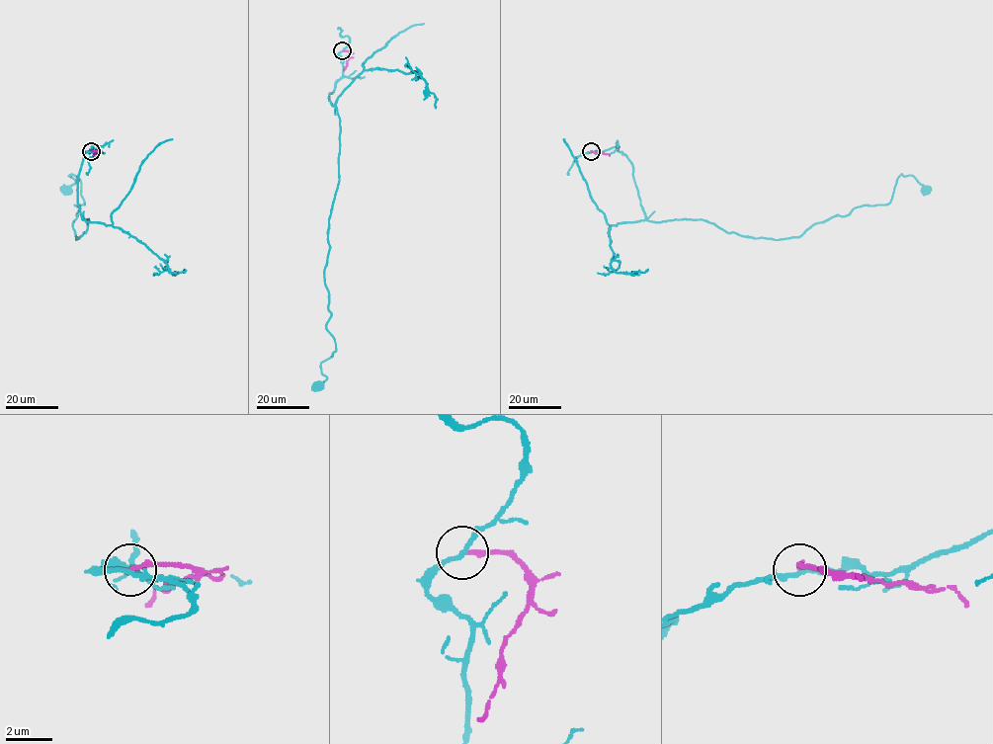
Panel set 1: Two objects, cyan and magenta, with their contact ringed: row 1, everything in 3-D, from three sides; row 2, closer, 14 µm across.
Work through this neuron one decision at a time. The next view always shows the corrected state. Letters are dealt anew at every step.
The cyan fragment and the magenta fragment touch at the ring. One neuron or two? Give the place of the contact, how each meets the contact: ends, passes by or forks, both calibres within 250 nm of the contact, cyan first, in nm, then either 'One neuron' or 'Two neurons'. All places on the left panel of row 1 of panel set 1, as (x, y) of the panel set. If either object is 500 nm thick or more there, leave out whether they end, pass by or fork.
Place: (91, 151). At the ring cyan passes by. At the ring magenta ends. Thickness 180 nm (cyan) against 190 nm. Two neurons

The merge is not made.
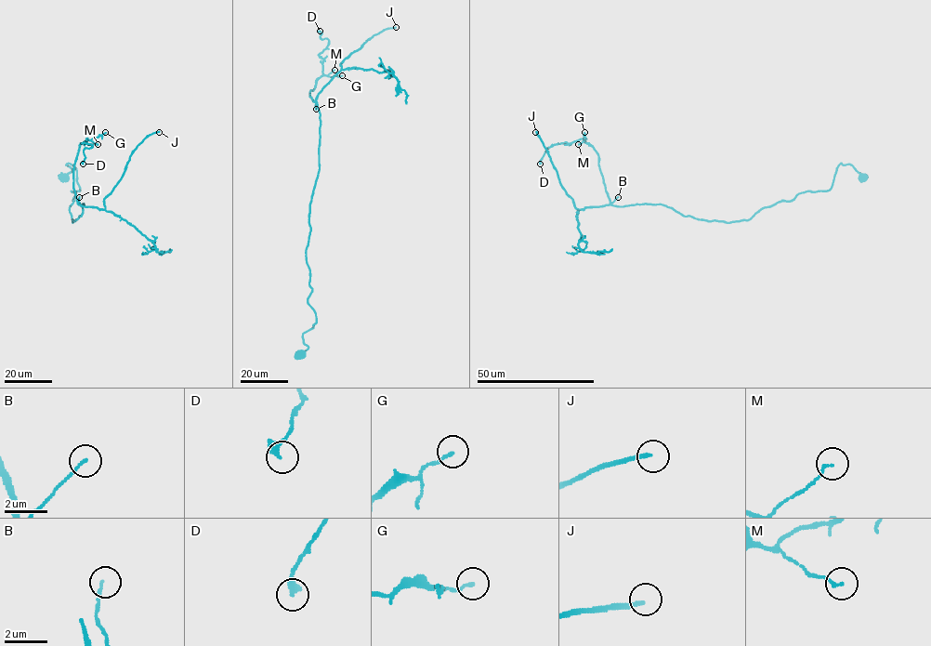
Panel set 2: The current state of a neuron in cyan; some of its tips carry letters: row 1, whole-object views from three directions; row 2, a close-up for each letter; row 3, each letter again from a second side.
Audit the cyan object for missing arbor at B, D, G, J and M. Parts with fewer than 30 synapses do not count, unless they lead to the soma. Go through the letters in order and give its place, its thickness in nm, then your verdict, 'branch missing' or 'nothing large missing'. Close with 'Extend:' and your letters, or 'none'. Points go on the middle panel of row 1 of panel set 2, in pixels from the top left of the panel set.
B: place (316, 109); calibre 100 nm; nothing large missing
D: place (320, 31); calibre 320 nm; nothing large missing
G: place (342, 75); calibre 140 nm; nothing large missing
J: place (396, 27); calibre 180 nm; branch missing
M: place (334, 70); calibre 120 nm; nothing large missing
Extend: J

